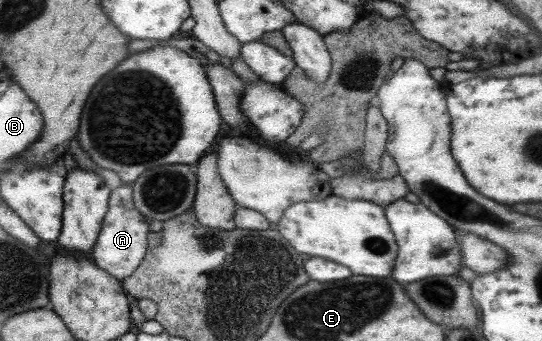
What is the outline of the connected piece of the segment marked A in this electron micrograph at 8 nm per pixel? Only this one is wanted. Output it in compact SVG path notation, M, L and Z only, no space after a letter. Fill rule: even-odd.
M130 184L112 189L109 196L108 212L104 216L103 225L96 244L91 250L90 258L102 270L105 270L106 274L112 274L112 278L118 278L118 282L122 282L128 276L132 276L144 260L150 232L150 220L134 206L133 190Z

